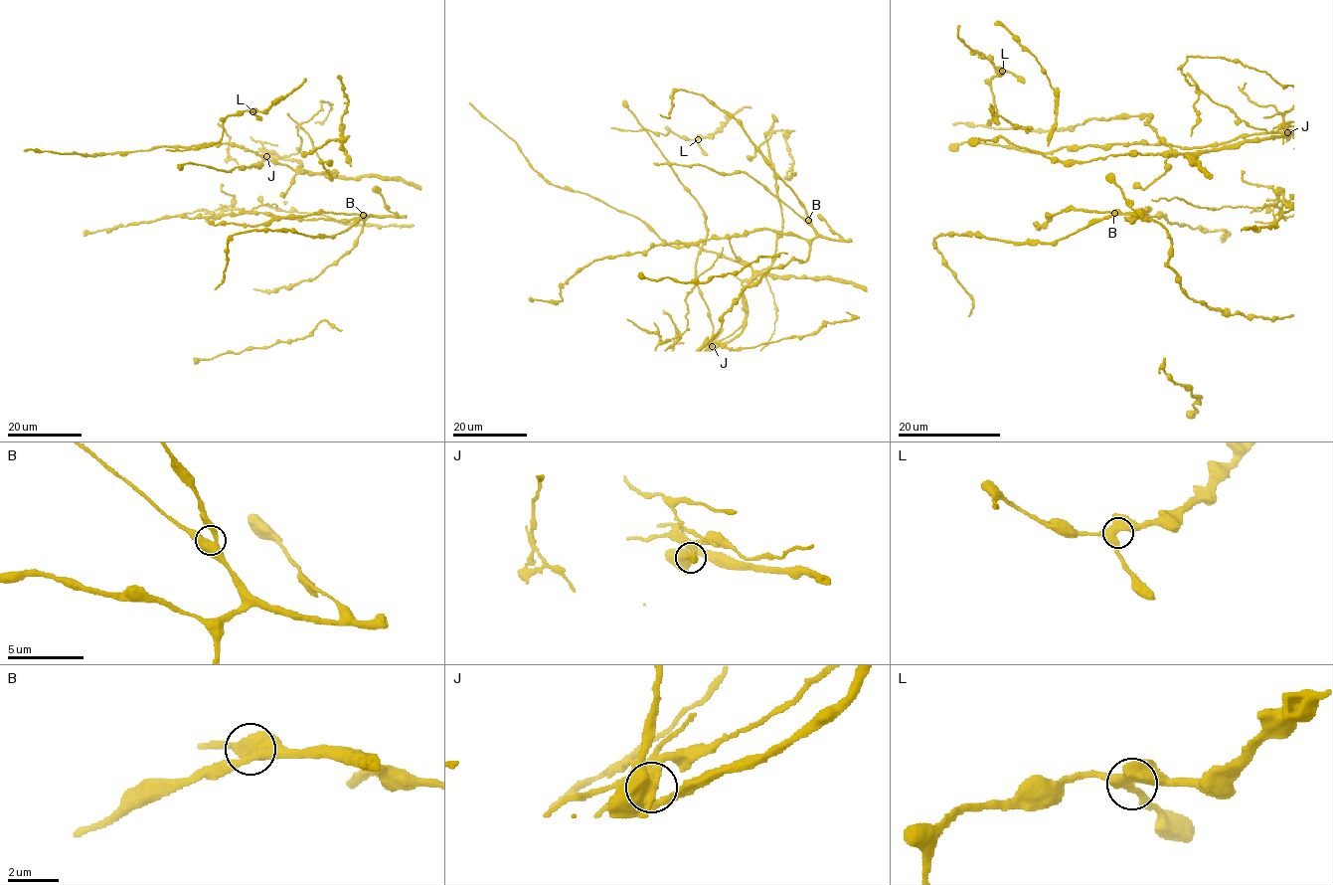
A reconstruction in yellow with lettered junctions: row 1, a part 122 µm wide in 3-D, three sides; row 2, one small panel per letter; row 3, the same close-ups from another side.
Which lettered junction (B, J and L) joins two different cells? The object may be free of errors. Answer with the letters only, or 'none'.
J

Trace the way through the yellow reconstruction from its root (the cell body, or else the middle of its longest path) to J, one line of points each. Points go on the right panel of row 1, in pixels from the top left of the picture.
J: (1223, 145), (1278, 138), (1288, 132)

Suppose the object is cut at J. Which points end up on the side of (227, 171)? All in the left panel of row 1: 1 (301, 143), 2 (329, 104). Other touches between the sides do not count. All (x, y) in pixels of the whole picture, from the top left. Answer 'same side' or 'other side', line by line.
1: other side
2: other side

